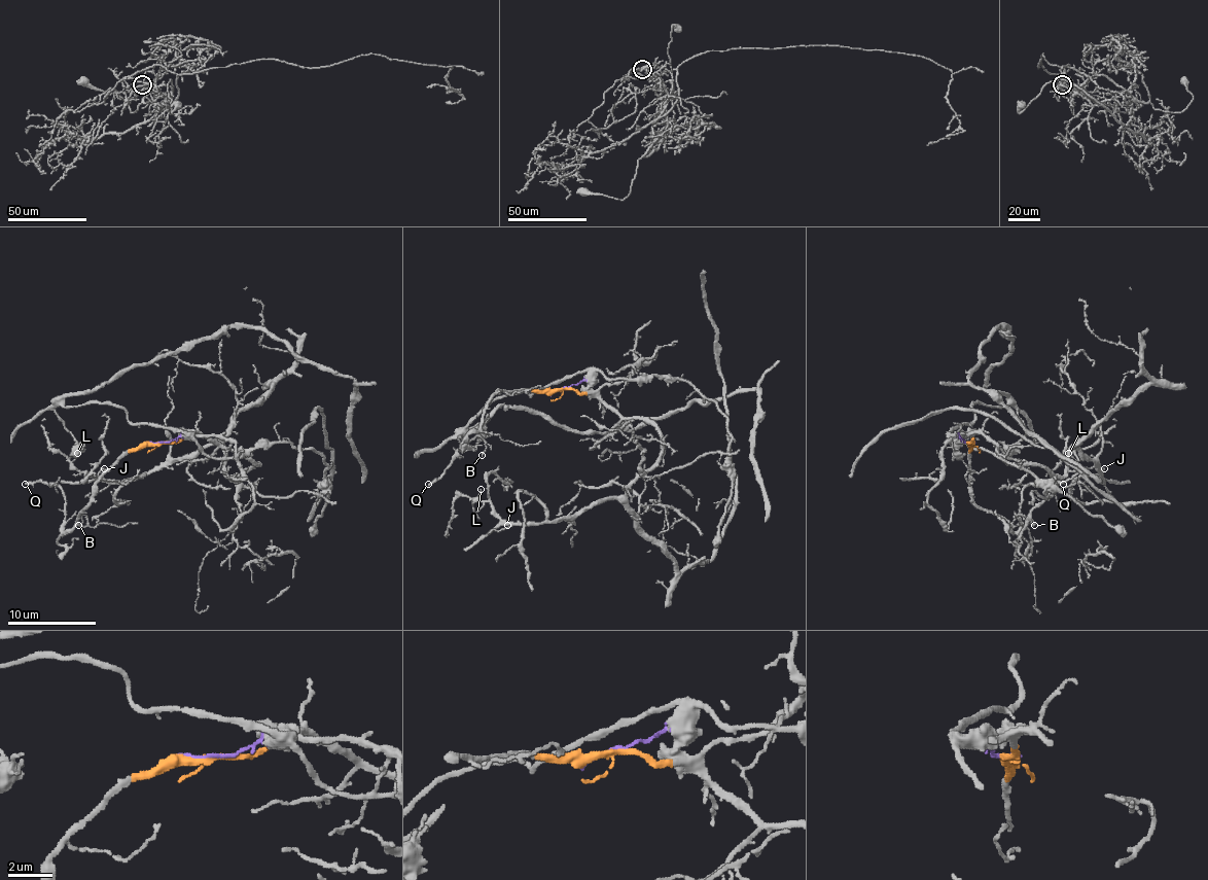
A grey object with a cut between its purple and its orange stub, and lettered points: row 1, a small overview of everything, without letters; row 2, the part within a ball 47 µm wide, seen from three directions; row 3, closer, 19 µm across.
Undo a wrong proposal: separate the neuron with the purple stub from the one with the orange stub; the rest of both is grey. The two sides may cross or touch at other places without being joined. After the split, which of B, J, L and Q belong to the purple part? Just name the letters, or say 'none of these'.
none of these

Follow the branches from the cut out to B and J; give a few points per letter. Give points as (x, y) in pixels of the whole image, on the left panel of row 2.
B: (155, 442), (129, 449), (96, 484), (94, 499), (65, 531), (65, 524), (75, 516), (82, 520), (78, 524)
J: (155, 442), (198, 433), (257, 464), (228, 476), (217, 445), (120, 482), (104, 482), (98, 473), (104, 468)

